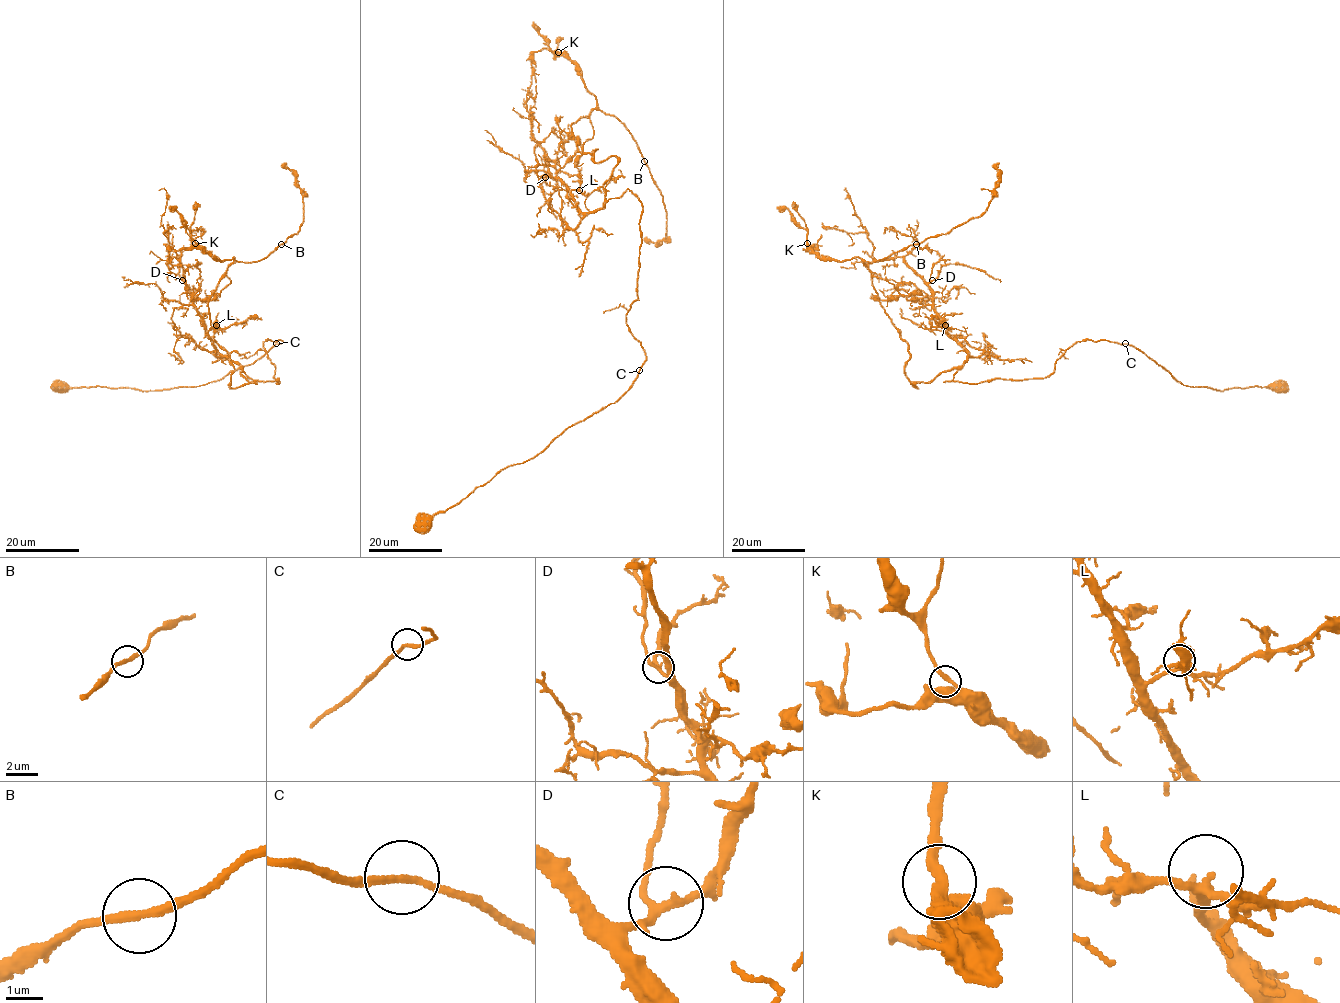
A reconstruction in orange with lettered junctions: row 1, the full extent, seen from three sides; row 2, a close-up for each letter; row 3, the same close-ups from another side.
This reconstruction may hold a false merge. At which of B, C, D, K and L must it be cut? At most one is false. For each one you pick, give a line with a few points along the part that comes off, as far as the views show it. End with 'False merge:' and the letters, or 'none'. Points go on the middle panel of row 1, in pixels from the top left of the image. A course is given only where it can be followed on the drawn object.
False merge: none

